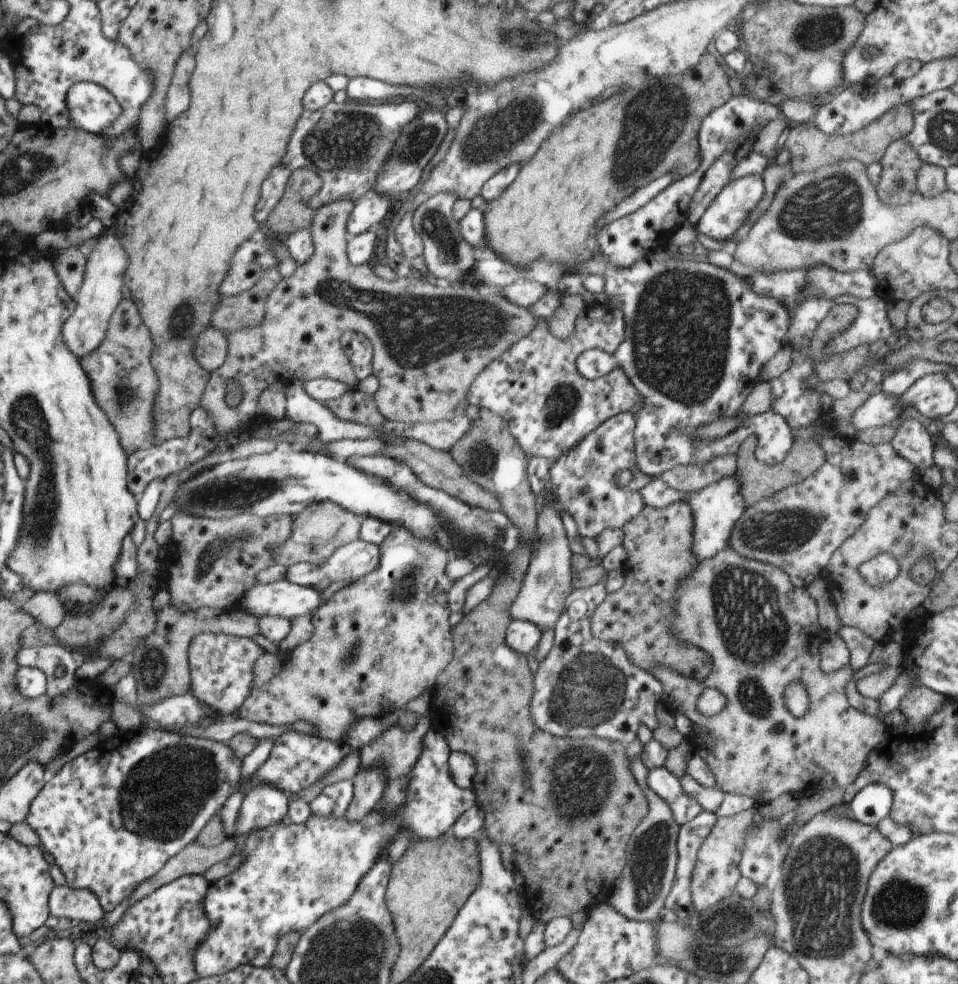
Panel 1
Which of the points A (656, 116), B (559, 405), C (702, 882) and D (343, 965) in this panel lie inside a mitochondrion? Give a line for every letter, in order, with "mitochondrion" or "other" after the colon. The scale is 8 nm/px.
A: mitochondrion
B: mitochondrion
C: mitochondrion
D: mitochondrion

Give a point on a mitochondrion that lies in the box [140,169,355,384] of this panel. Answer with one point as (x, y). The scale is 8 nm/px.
(181, 325)

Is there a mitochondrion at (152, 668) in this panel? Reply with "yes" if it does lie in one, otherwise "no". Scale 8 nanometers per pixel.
yes

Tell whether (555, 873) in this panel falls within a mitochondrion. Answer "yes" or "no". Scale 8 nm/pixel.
no

